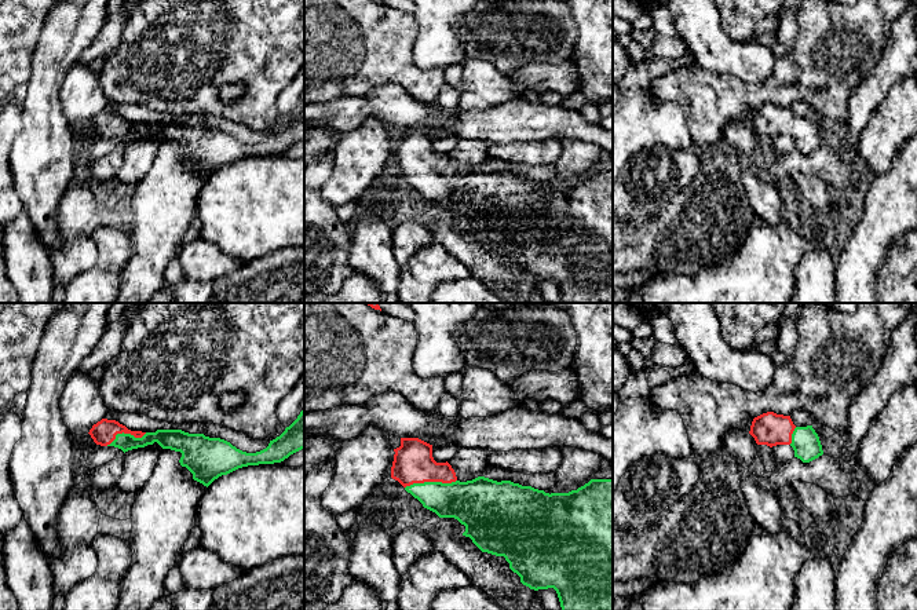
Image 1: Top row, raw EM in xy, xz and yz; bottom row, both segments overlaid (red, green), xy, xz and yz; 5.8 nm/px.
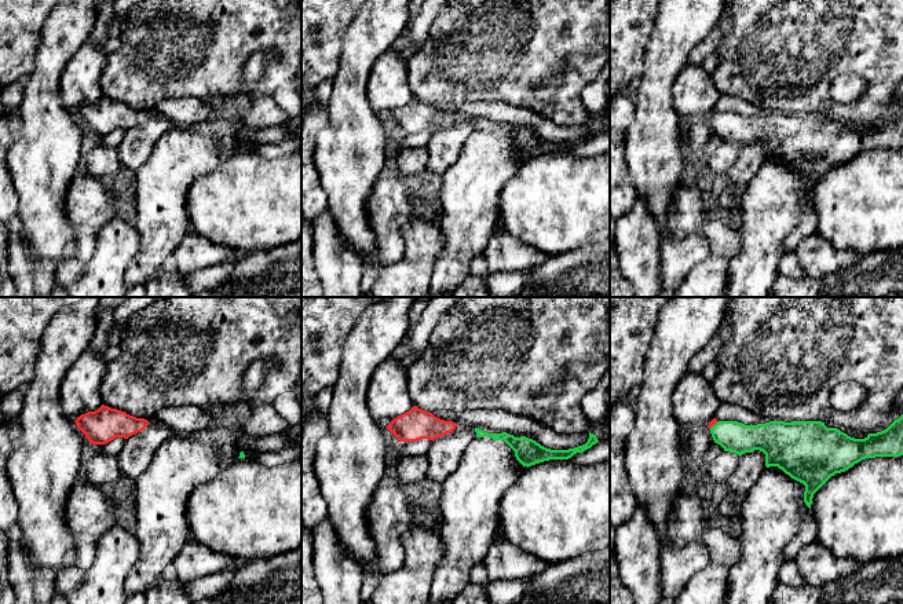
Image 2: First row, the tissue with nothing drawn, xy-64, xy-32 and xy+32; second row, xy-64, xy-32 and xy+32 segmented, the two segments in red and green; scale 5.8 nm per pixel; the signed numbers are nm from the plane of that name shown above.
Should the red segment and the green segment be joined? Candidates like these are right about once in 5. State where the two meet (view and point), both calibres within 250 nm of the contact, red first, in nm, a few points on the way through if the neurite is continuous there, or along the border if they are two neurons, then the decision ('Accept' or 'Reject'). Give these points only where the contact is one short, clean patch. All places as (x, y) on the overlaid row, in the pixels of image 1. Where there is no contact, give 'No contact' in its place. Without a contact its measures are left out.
Touches red at xz (430, 481). Thickness 240 nm (red) against 240 nm. Path across: xz (413, 463), (430, 481), (445, 496), (467, 501). Accept

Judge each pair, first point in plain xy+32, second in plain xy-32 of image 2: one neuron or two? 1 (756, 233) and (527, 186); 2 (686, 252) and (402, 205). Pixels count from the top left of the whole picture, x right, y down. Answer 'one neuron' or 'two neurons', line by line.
1: two neurons
2: one neuron

